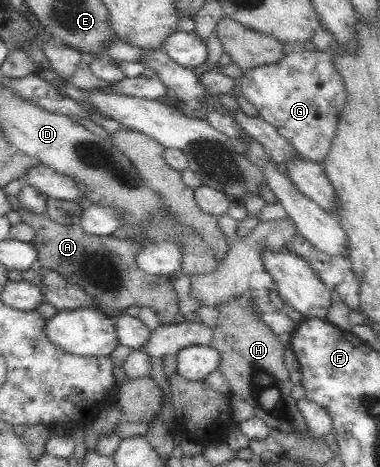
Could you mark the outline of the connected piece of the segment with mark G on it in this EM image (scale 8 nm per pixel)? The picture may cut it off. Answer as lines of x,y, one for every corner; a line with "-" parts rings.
296,47
292,53
284,54
279,63
246,70
239,80
239,87
244,98
260,112
260,117
276,127
278,133
286,137
298,153
312,162
323,164
334,138
339,116
347,103
346,89
342,83
342,77
334,69
334,60
332,60
330,50
306,51
303,47

